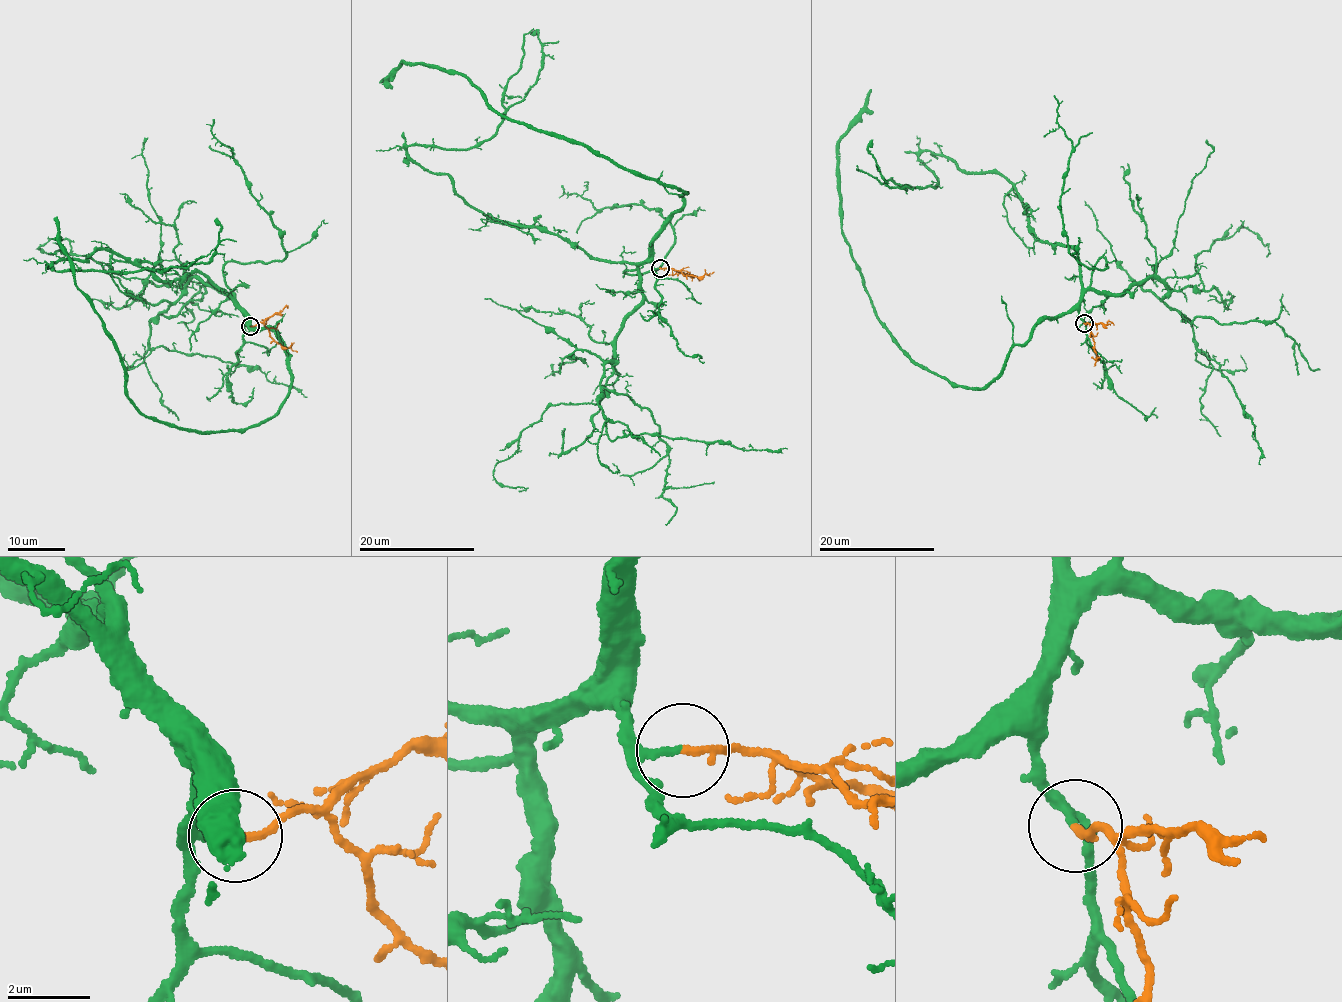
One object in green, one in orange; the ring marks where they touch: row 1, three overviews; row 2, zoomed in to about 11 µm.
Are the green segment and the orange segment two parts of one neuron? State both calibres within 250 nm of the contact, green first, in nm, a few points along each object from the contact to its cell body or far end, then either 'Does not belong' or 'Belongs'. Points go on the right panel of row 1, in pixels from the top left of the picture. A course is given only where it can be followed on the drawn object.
Thickness 170 nm (green) against 190 nm. Course of green: (1083, 323), (1075, 309), (1040, 320), (983, 387), (918, 364), (888, 332), (837, 185), (839, 140), (871, 89). Course of orange: (1083, 323), (1088, 323), (1097, 357), (1094, 366). Belongs

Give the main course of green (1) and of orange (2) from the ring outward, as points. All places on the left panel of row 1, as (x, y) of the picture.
1: (250, 326), (246, 316), (290, 357), (276, 413), (202, 433), (149, 419), (76, 284), (55, 216)
2: (250, 326), (261, 322), (277, 342), (297, 352)

